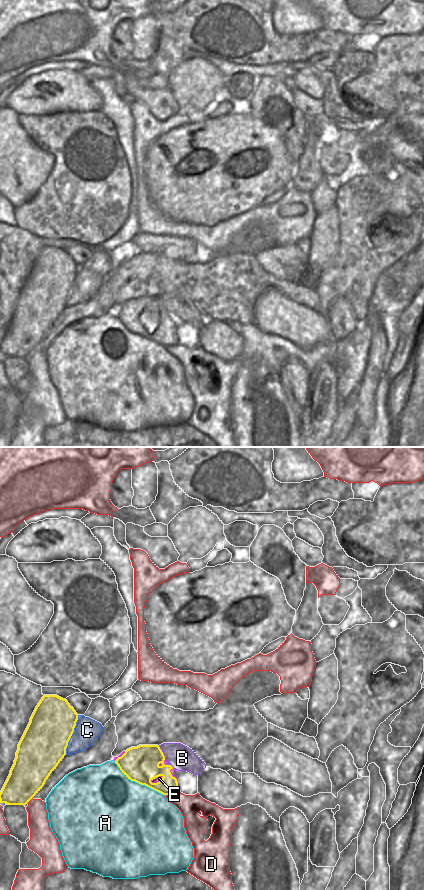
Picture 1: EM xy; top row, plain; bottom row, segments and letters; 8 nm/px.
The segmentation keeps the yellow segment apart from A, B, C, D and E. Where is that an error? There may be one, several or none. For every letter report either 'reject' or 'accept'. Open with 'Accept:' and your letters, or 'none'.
Accept: E
A: reject
B: reject
C: reject
D: reject
E: accept

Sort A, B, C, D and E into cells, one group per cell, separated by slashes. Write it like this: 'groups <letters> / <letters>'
groups A / B / C / D / E

